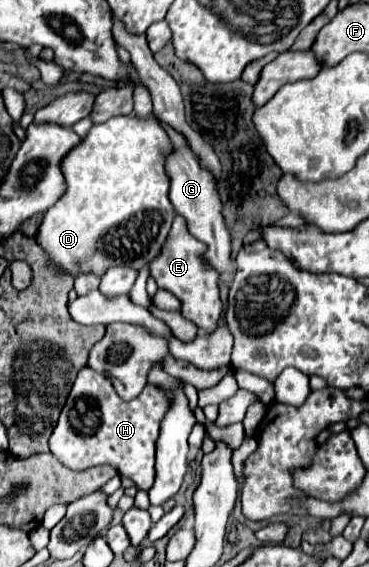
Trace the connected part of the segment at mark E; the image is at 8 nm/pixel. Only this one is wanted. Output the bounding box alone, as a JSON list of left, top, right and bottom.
[150,216,222,332]

